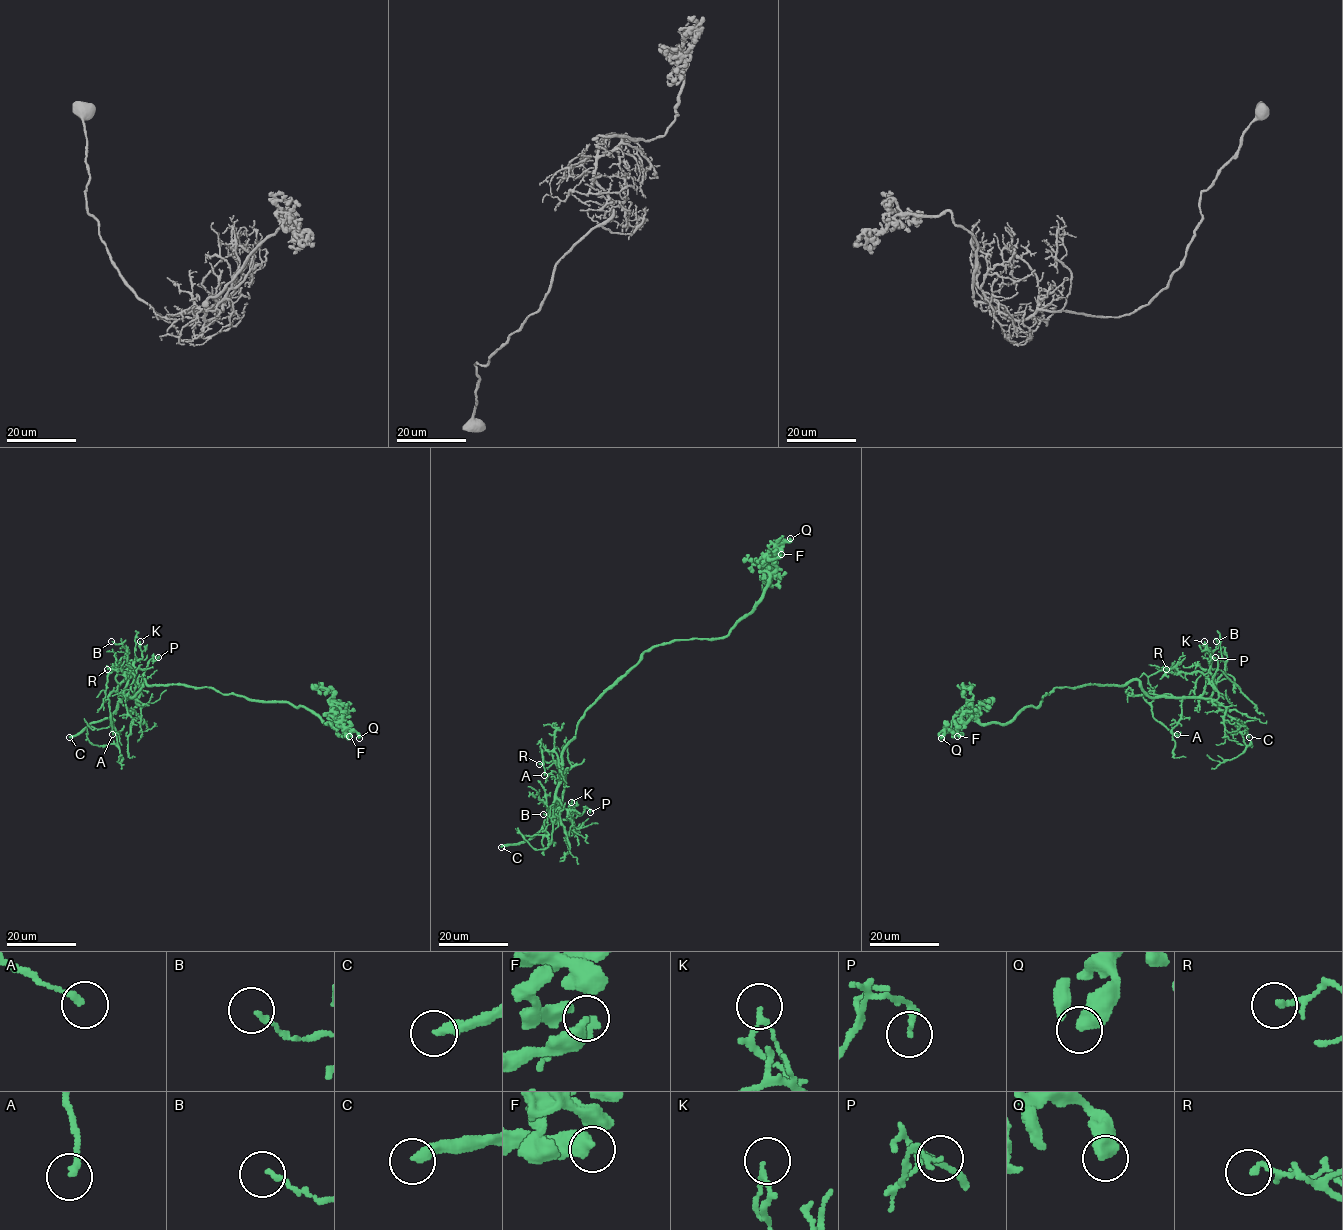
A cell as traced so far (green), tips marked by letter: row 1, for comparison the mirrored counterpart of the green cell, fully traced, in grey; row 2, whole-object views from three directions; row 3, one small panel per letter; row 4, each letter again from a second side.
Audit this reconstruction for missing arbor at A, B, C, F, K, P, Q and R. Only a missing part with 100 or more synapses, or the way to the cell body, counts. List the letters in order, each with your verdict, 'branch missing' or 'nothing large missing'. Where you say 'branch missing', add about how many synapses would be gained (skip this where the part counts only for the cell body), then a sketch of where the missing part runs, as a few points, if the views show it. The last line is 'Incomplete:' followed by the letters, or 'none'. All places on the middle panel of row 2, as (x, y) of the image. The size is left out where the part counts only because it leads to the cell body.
A: nothing large missing
B: nothing large missing
C: branch missing | (501, 847), (464, 885), (449, 914), (452, 926), (448, 927), (469, 892), (471, 894)
F: nothing large missing
K: nothing large missing
P: nothing large missing
Q: nothing large missing
R: nothing large missing
Incomplete: C

